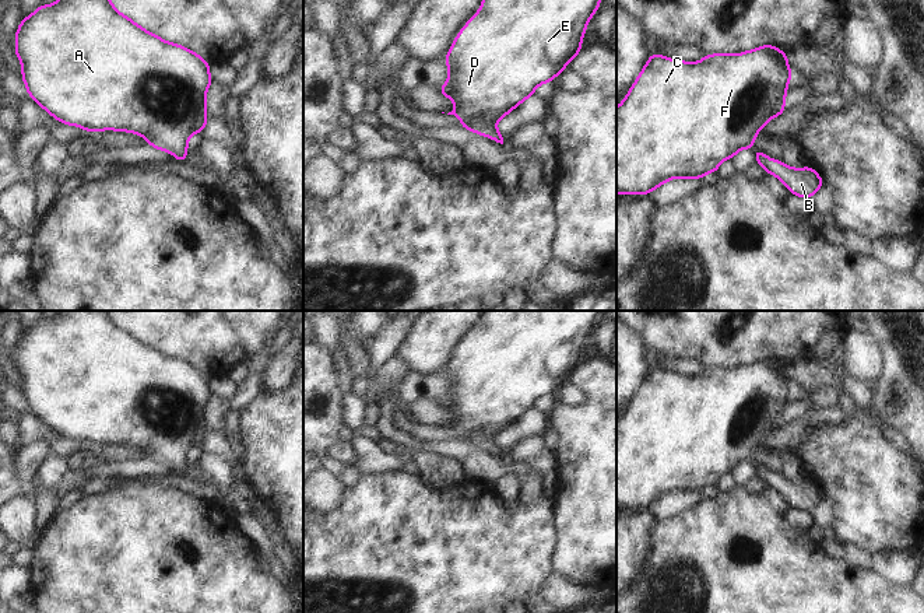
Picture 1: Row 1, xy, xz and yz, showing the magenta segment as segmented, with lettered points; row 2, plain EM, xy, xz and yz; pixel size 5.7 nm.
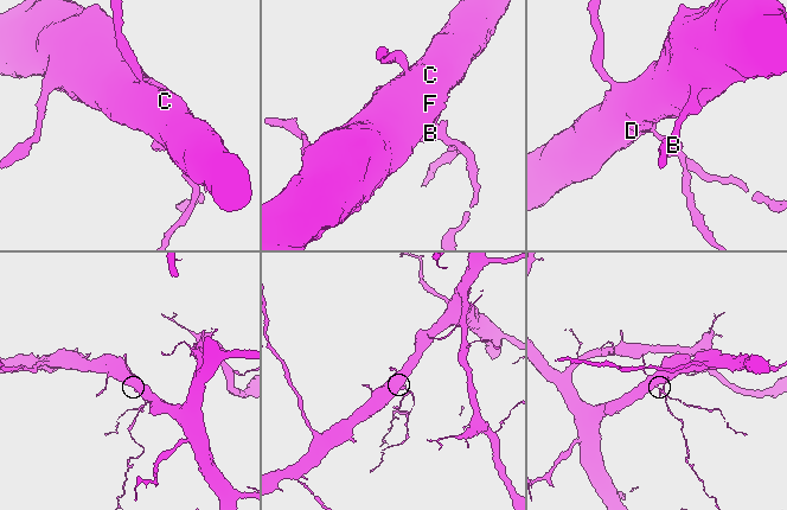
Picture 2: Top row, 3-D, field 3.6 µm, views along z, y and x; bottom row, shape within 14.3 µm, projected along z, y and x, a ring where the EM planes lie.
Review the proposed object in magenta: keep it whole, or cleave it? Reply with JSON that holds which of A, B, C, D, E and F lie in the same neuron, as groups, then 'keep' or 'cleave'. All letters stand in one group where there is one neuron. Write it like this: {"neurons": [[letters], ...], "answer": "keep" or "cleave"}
{"neurons": [["A", "B", "C", "D", "E", "F"]], "answer": "keep"}

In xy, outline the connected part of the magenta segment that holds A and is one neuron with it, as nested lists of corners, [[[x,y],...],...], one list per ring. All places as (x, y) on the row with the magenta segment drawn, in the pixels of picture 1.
[[[57,0],[53,6],[42,4],[28,18],[21,20],[21,25],[15,34],[15,55],[22,64],[22,80],[27,85],[27,94],[32,97],[46,112],[63,125],[73,125],[85,129],[88,133],[98,130],[120,130],[140,134],[152,146],[162,151],[169,151],[179,162],[187,157],[187,141],[193,133],[203,133],[208,122],[205,113],[207,88],[212,83],[207,63],[197,53],[185,46],[175,45],[161,39],[159,36],[143,29],[138,24],[119,13],[110,0]]]

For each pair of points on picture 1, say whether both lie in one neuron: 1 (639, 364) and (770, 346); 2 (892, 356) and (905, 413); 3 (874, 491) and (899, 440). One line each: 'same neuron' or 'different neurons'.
1: different neurons
2: same neuron
3: different neurons

